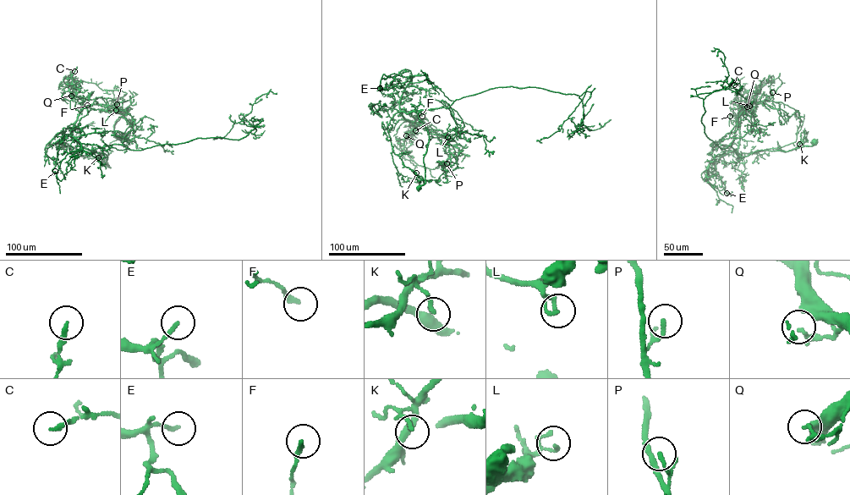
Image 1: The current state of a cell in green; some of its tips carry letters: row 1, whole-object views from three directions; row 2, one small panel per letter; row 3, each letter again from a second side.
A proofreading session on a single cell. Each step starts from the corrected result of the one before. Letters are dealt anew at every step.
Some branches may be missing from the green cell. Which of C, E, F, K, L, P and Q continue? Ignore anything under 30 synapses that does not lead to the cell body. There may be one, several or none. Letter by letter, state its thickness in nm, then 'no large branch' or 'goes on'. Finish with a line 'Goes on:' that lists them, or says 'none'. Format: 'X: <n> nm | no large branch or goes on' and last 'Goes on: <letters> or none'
C: 180 nm | no large branch
E: 150 nm | no large branch
F: 190 nm | no large branch
K: 110 nm | no large branch
L: 120 nm | no large branch
P: 120 nm | no large branch
Q: 130 nm | no large branch
Goes on: none

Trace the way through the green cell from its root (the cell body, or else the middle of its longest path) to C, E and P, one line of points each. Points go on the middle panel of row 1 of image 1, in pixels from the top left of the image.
C: (419, 187), (424, 183), (428, 132), (416, 113), (401, 112), (417, 128), (410, 126), (410, 134), (415, 130)
E: (419, 187), (424, 183), (428, 130), (416, 113), (401, 111), (392, 85), (380, 88)
P: (419, 187), (424, 183), (428, 132), (416, 113), (401, 112), (405, 119), (447, 140), (446, 163)

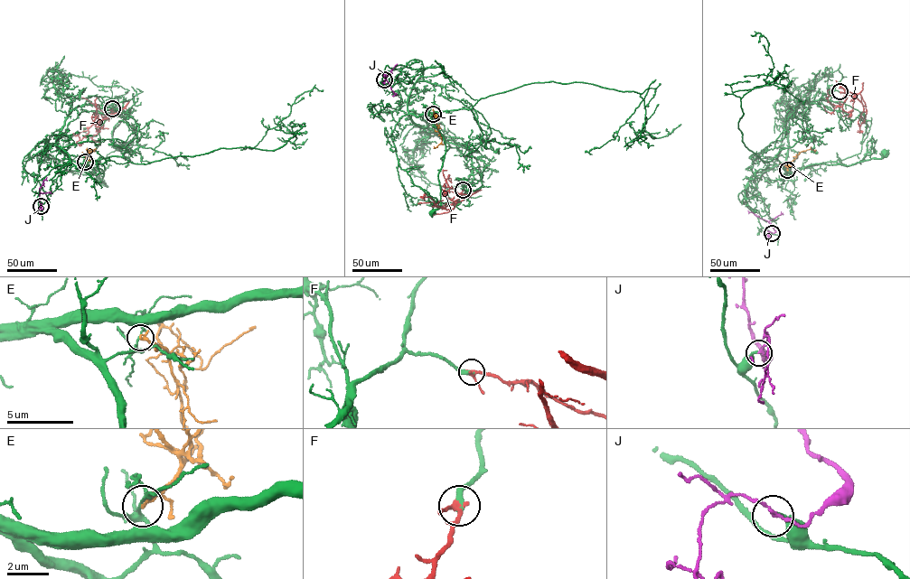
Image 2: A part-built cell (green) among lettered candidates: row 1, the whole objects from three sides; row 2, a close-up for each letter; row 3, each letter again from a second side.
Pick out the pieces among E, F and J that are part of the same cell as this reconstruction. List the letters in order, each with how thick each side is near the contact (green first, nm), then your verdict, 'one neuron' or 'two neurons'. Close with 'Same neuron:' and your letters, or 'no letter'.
E: calibres 90 and 160 nm; two neurons
F: calibres 320 and 220 nm; two neurons
J: calibres 240 and 120 nm; two neurons
Same neuron: no letter

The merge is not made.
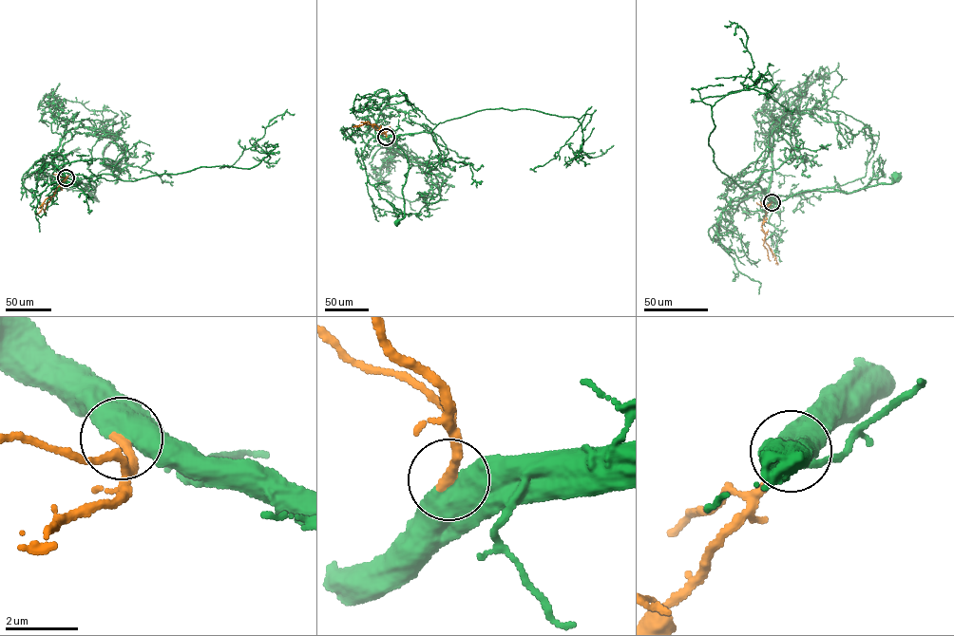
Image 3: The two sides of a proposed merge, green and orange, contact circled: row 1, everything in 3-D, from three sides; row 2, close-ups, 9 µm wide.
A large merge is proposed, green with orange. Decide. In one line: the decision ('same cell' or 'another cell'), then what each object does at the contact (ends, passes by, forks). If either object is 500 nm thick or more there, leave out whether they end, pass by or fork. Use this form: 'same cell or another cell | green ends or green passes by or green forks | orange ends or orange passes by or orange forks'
same cell

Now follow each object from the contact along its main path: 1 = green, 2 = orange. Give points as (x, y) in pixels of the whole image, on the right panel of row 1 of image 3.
1: (772, 202), (809, 190), (850, 193), (890, 183), (896, 178)
2: (772, 202), (766, 209), (762, 227), (776, 264)

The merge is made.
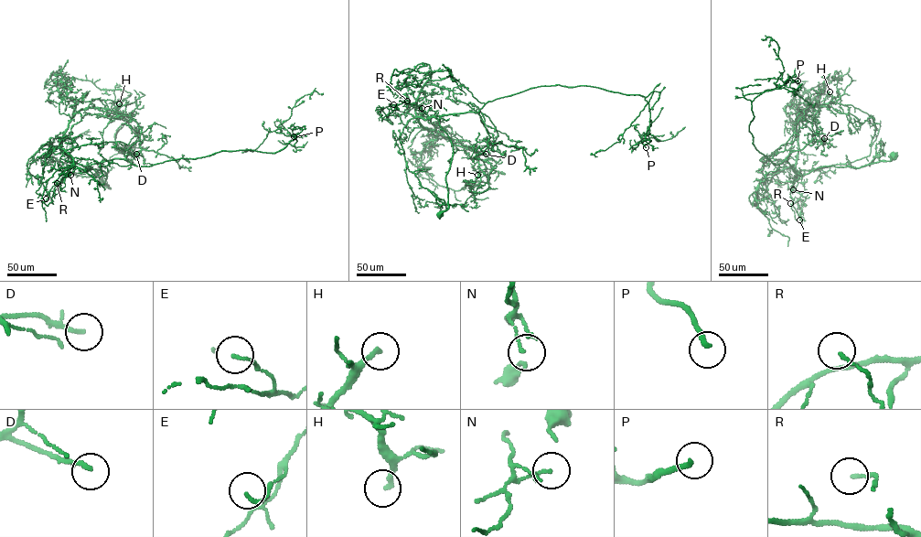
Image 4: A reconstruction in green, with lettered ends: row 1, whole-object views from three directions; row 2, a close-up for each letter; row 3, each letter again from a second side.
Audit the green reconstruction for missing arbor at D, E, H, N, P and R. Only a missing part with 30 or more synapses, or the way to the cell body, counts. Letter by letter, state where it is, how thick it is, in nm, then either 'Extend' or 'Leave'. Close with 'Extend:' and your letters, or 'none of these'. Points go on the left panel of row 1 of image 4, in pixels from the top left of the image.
D: Place: (136, 154). Thickness 110 nm. Extend
E: Place: (46, 198). Thickness 120 nm. Leave
H: Place: (119, 103). Thickness 190 nm. Extend
N: Place: (70, 175). Thickness 80 nm. Leave
P: Place: (294, 136). Thickness 200 nm. Extend
R: Place: (57, 183). Thickness 100 nm. Leave
Extend: D, H, P

